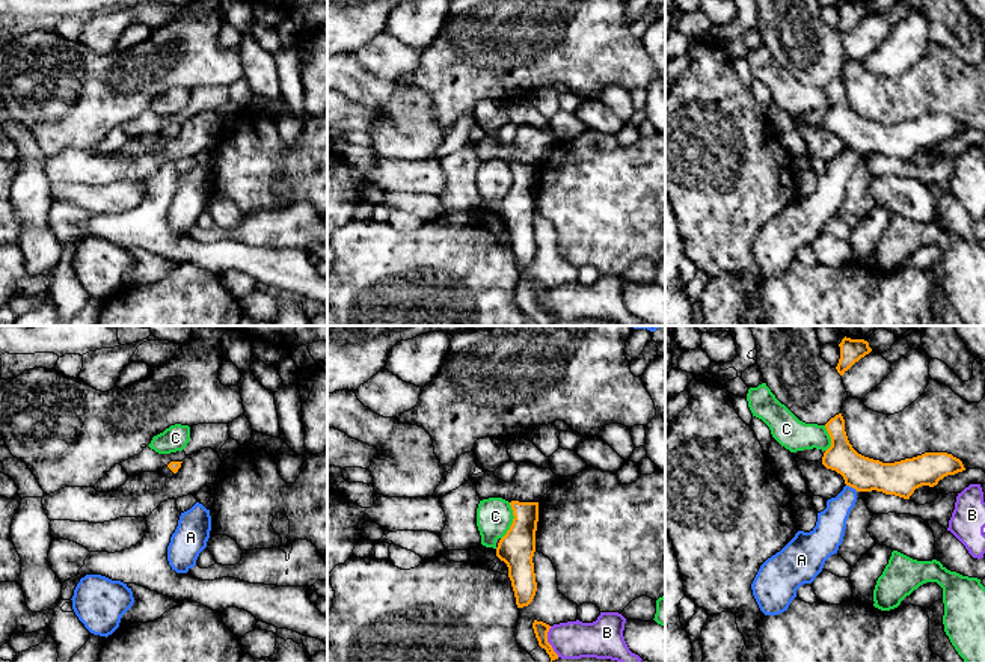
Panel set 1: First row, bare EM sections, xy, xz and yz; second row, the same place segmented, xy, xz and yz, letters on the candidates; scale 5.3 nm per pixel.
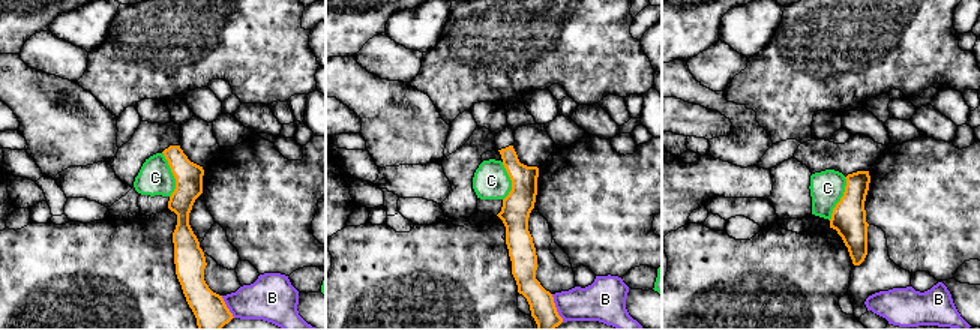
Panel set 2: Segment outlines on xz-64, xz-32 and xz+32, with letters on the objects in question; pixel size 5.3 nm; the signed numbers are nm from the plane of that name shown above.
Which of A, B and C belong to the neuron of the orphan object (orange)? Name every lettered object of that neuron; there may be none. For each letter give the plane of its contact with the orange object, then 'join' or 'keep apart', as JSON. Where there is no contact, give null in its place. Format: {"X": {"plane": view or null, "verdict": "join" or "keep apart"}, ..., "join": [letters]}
{"A": {"plane": "yz", "verdict": "keep apart"}, "B": {"plane": "xz", "verdict": "keep apart"}, "C": {"plane": "xz", "verdict": "keep apart"}, "join": []}

